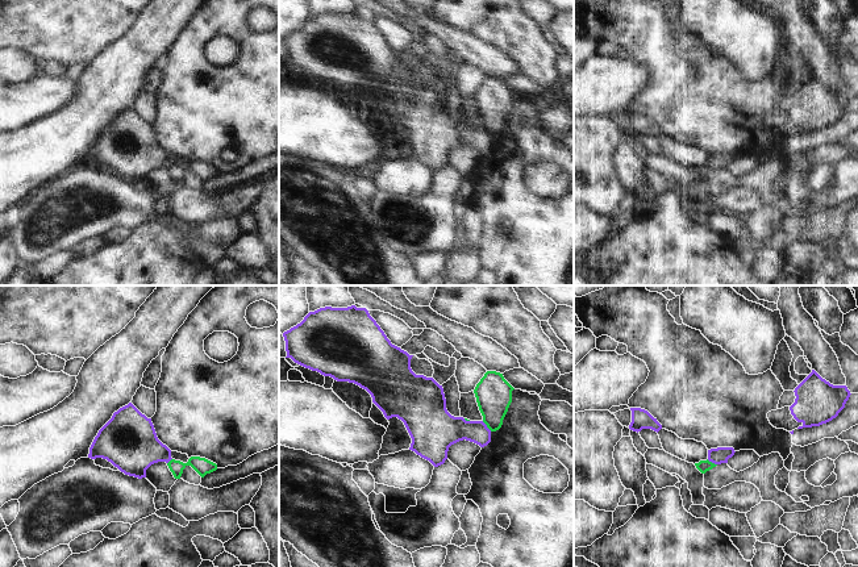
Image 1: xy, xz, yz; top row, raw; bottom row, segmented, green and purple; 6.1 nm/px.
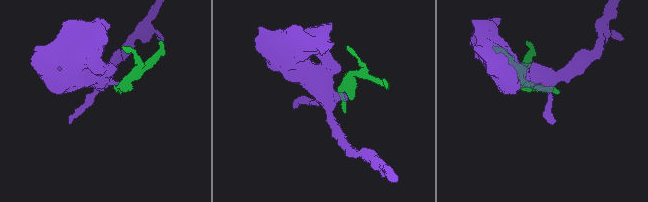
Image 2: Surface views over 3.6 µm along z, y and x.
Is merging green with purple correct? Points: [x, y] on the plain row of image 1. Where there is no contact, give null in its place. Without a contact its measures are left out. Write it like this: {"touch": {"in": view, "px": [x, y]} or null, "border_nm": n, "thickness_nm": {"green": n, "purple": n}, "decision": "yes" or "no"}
{"touch": {"in": "xz", "px": [487, 132]}, "border_nm": 90, "thickness_nm": {"green": 220, "purple": 190}, "decision": "no"}

